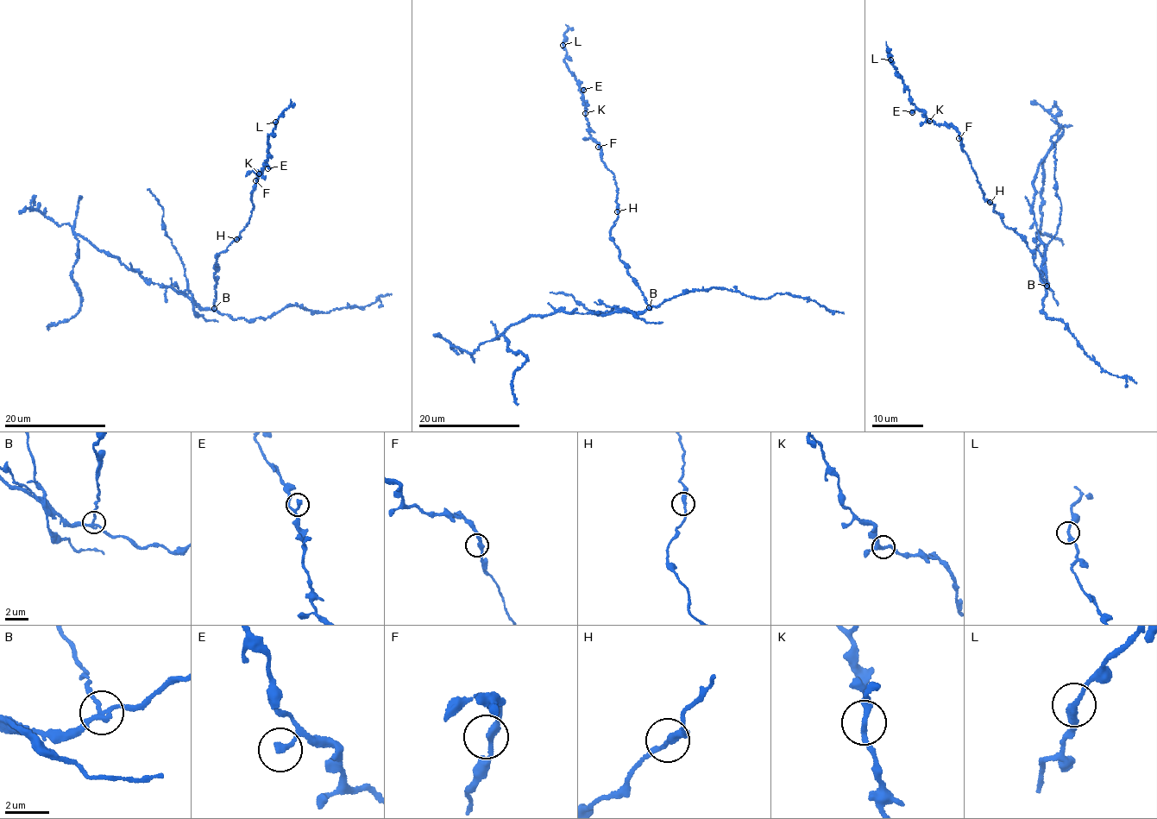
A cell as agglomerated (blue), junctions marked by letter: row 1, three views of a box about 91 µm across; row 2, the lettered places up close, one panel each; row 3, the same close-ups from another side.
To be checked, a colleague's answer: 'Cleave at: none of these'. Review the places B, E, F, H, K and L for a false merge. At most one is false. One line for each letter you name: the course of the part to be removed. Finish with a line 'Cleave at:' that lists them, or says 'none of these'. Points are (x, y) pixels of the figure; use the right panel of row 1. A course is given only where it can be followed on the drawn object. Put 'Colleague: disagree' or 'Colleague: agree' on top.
Colleague: disagree
B: foreign part runs (1046, 285), (1043, 245), (1031, 204), (1034, 192), (1032, 183), (1046, 155), (1037, 231), (1057, 237), (1062, 245)
Cleave at: B

